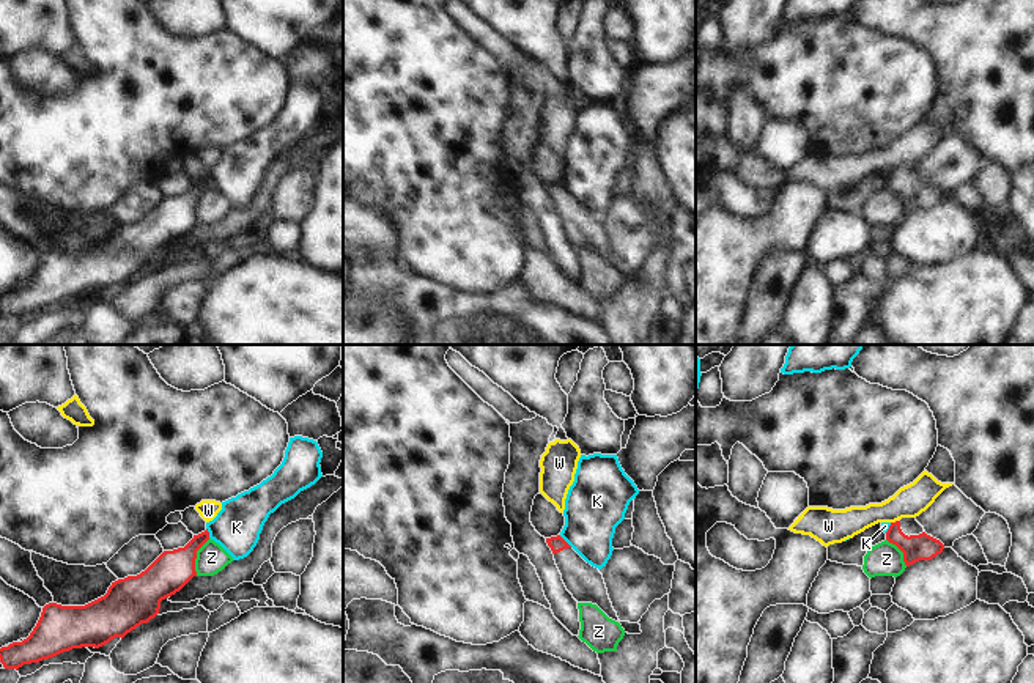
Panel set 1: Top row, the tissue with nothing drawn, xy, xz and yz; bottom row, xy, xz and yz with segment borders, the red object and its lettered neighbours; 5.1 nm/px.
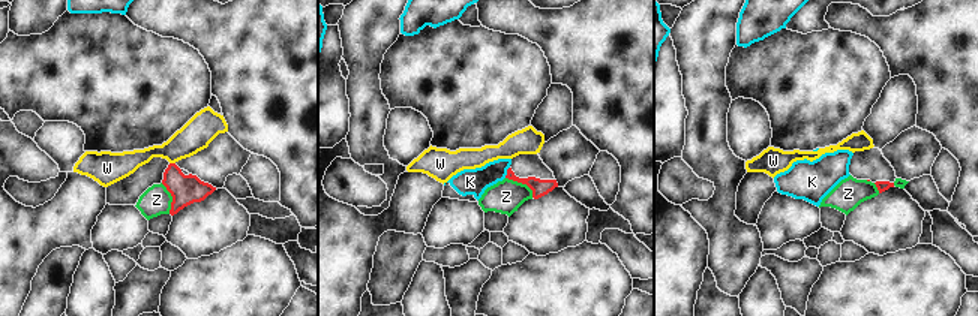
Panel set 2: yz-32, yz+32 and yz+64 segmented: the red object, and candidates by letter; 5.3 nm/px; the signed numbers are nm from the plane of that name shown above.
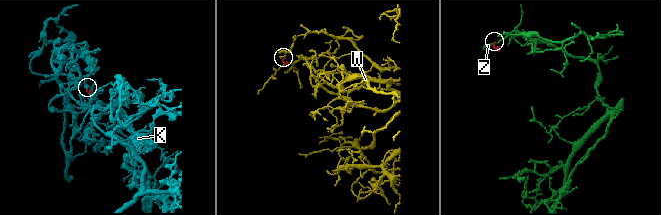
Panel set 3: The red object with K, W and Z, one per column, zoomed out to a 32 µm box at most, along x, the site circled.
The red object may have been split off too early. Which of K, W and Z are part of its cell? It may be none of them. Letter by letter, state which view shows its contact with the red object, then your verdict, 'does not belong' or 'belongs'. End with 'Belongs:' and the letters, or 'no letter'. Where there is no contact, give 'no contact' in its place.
K: xz | does not belong
W: yz | does not belong
Z: xy | does not belong
Belongs: no letter

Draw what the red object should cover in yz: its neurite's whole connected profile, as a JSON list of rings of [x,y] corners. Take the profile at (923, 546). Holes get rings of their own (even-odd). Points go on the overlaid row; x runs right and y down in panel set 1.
[[[902,518],[891,522],[886,540],[903,552],[907,567],[919,560],[932,560],[944,549],[944,545],[940,540],[925,533],[916,518]]]

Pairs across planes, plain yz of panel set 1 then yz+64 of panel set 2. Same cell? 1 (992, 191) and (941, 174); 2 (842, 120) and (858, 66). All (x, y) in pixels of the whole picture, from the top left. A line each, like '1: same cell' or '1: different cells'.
1: same cell
2: same cell

